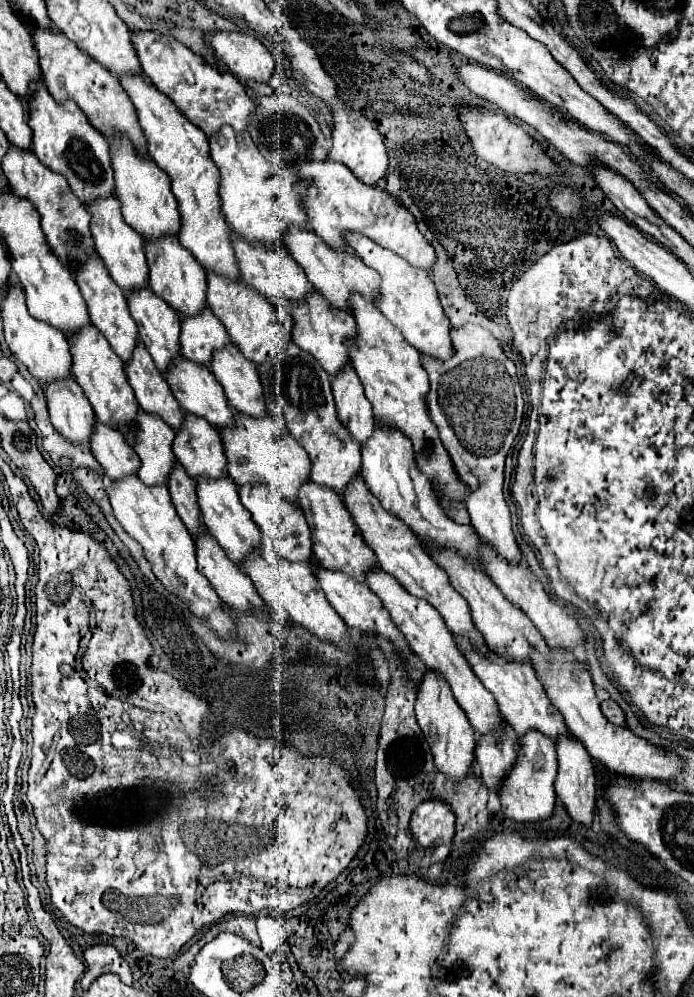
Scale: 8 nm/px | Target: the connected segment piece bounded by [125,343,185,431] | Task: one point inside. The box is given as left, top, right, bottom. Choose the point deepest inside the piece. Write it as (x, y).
(154, 395)

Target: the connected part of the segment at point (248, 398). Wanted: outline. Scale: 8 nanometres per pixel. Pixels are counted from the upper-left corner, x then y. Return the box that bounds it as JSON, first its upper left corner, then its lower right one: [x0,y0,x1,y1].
[211,345,269,419]

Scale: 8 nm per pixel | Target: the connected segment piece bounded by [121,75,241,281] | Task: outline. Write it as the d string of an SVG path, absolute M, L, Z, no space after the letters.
M129 75L121 79L121 85L137 109L139 125L149 141L147 145L151 159L171 179L171 191L177 197L183 225L179 243L193 253L205 271L213 271L219 277L237 281L241 271L237 271L237 257L233 255L233 245L229 243L231 227L225 215L221 215L221 197L217 197L217 183L221 181L221 175L217 175L217 165L213 159L209 159L207 135L189 123L177 111L171 99L159 93L149 81Z

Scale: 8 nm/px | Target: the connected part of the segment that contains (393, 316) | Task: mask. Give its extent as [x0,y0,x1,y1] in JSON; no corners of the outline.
[347,233,453,361]

